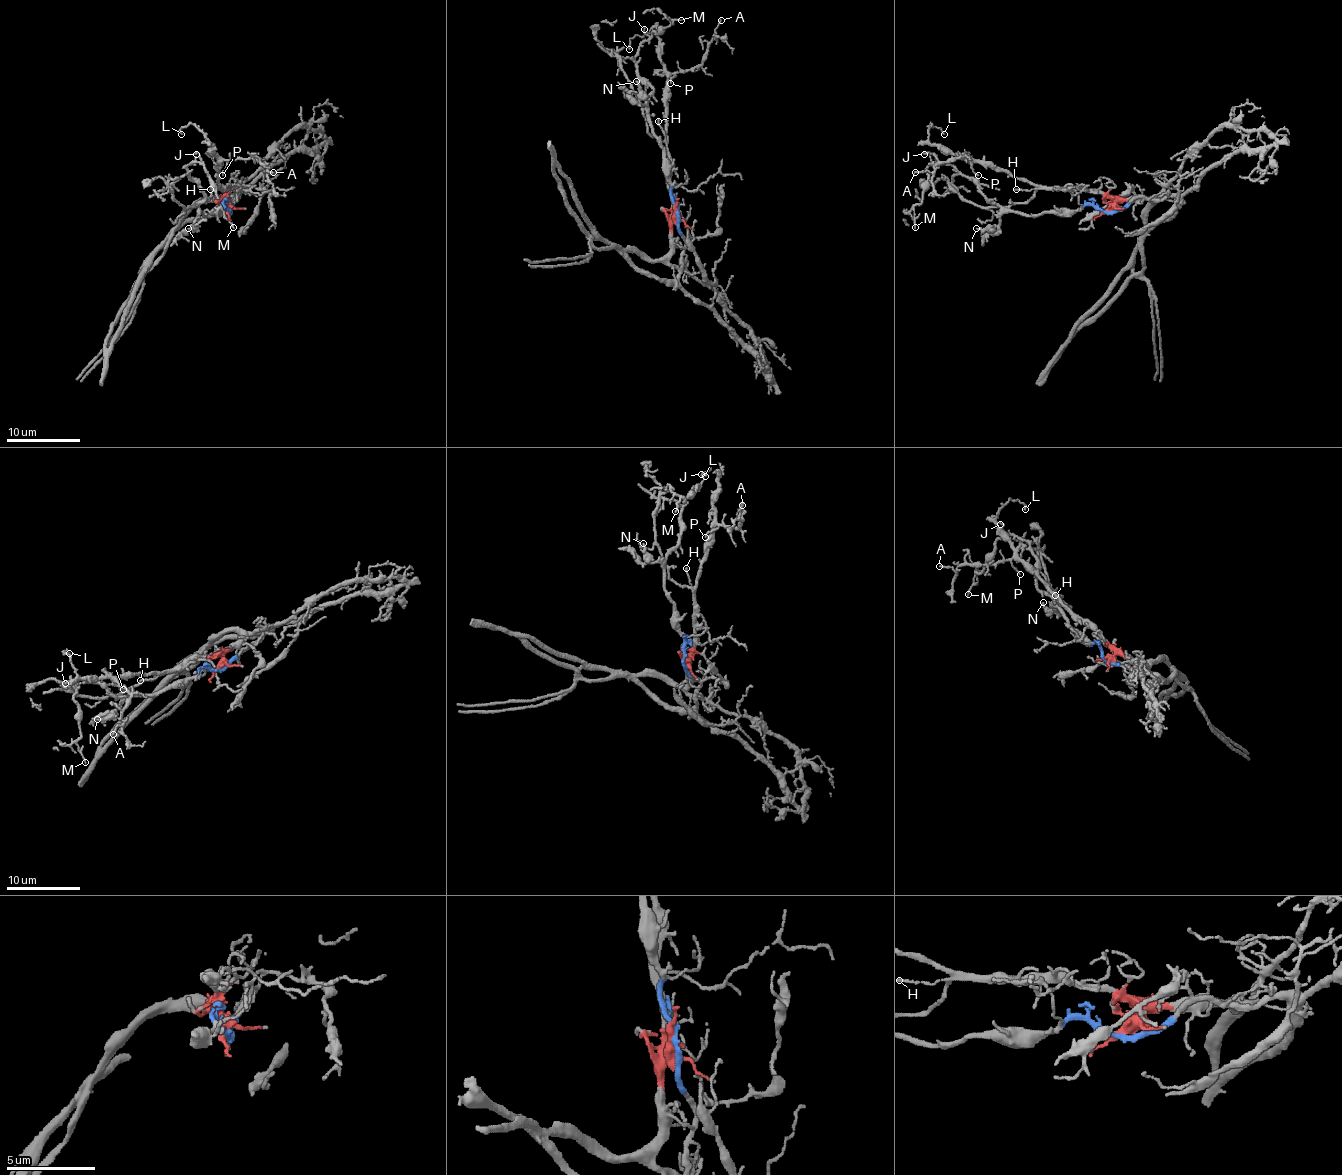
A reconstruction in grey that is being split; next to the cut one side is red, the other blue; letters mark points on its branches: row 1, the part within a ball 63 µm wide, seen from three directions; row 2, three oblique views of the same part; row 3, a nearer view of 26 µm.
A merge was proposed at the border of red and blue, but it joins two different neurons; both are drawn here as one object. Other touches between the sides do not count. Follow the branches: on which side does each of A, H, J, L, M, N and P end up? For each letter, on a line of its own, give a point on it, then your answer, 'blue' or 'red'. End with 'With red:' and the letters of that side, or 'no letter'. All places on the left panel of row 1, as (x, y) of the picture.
A: at (273, 172); red
H: at (210, 189); red
J: at (196, 154); blue
L: at (181, 134); red
M: at (233, 227); blue
N: at (188, 228); blue
P: at (222, 175); red
With red: A, H, L, P

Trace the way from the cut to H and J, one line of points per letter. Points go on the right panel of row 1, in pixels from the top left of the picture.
H: (1105, 211), (1114, 202), (1099, 193), (1083, 189), (1015, 189)
J: (1105, 211), (1092, 206), (1035, 215), (1002, 209), (984, 196), (971, 178), (933, 162), (927, 152), (923, 154)

